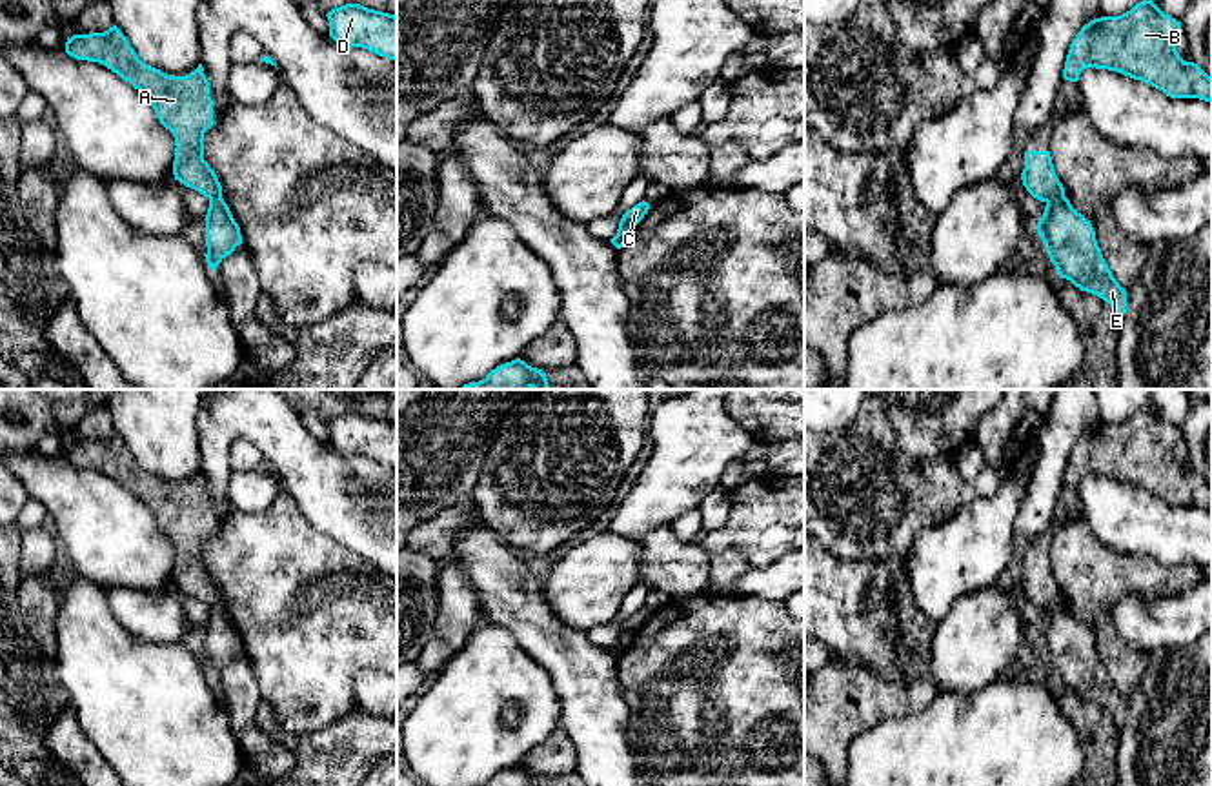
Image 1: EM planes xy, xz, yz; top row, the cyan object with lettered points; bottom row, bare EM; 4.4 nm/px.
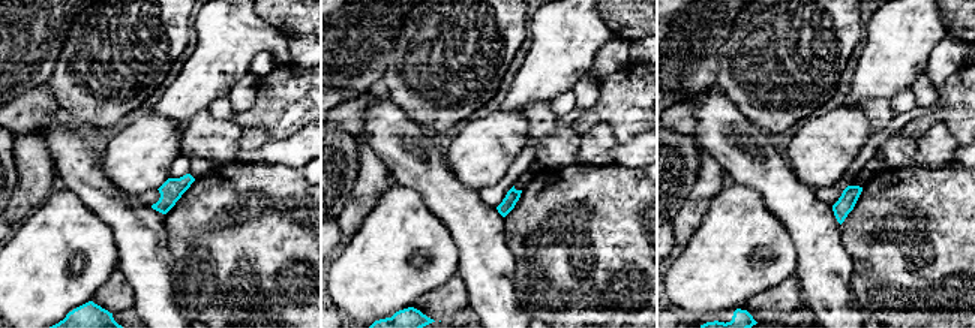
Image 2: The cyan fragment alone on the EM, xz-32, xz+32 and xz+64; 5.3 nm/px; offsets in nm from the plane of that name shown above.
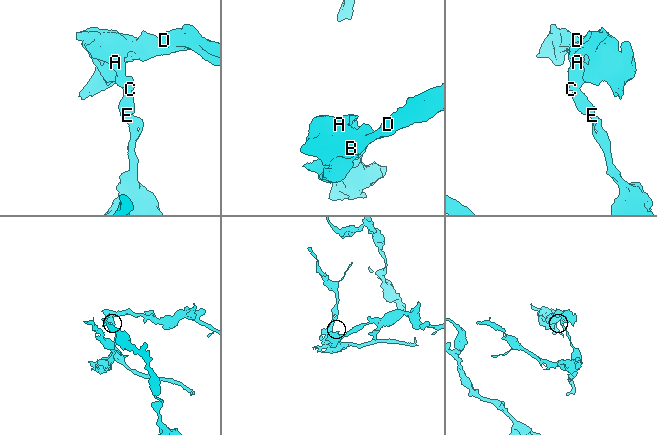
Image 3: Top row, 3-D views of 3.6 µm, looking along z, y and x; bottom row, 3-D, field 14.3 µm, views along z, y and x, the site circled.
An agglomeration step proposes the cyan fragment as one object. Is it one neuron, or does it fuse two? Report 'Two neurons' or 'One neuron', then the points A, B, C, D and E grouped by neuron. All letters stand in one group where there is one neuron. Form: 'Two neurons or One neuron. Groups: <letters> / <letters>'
Two neurons. Groups: A B C D / E

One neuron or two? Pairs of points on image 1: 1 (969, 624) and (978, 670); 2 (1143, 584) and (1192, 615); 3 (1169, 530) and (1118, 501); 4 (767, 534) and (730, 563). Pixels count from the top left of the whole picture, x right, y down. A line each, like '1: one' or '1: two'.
1: one
2: two
3: one
4: two

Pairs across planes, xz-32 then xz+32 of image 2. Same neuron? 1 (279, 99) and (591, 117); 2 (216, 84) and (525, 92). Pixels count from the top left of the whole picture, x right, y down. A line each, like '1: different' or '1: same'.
1: same
2: same

